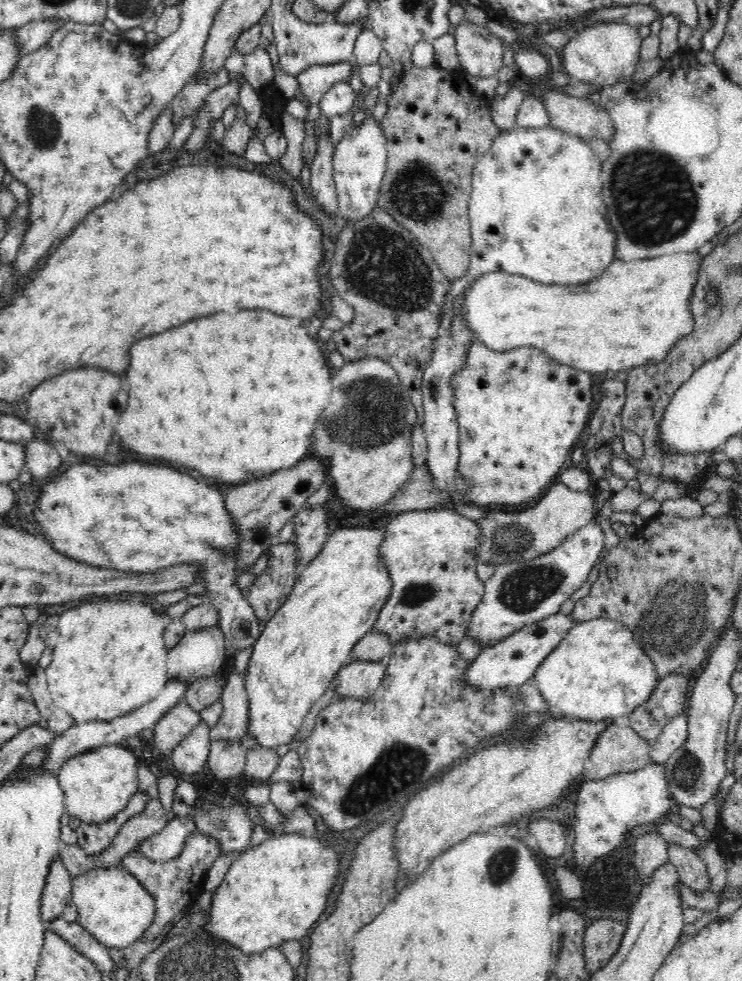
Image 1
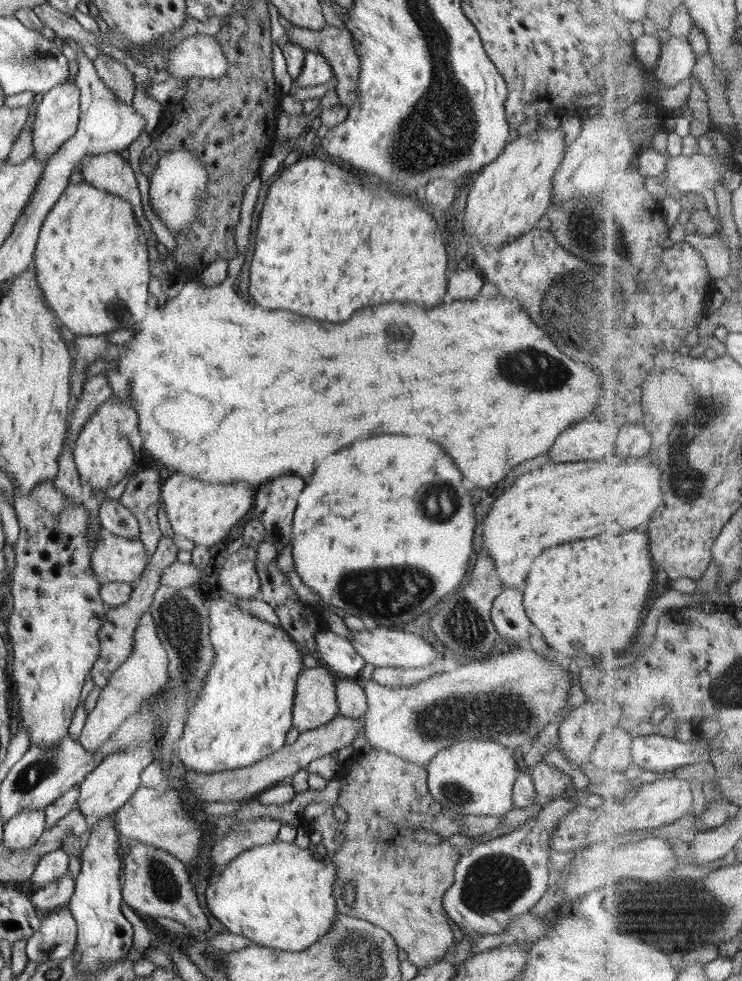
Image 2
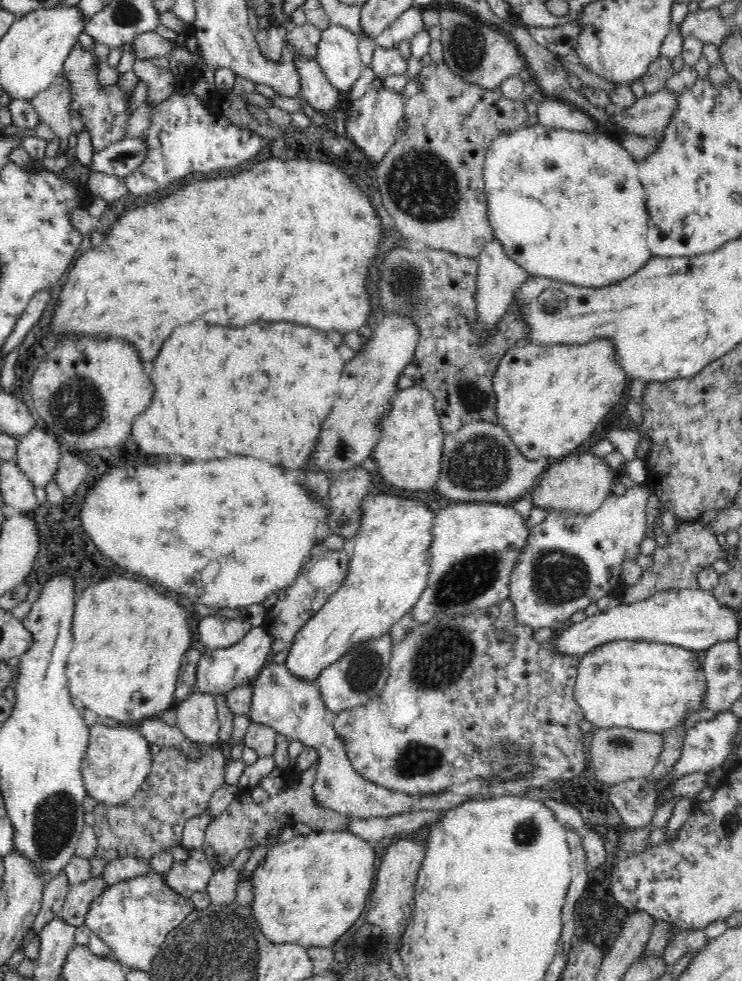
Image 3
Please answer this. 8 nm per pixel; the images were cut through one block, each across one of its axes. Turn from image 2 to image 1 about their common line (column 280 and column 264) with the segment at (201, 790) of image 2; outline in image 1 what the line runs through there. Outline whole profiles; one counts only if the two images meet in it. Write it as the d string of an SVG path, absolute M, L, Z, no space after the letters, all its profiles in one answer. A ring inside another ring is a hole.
M256 747L246 750L245 768L242 778L255 784L265 784L276 768L280 758L275 749Z

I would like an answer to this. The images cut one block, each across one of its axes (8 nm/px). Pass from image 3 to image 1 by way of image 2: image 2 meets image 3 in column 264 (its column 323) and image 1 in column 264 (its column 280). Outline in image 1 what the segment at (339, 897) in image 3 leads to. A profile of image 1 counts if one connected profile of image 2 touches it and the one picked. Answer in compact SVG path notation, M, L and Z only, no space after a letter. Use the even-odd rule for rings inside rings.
M287 832L273 834L272 838L268 838L268 840L262 842L259 846L244 851L234 860L224 878L224 881L218 886L214 892L214 896L212 896L212 906L208 908L208 920L206 920L206 924L202 927L204 927L204 931L210 933L213 938L218 938L220 941L234 946L243 954L263 953L263 951L267 949L277 949L288 940L301 941L302 938L308 934L308 930L310 930L310 928L320 920L320 916L324 914L332 890L340 884L338 878L340 878L340 856L338 856L336 850L328 848L326 844L322 844L318 837L306 838L306 836L302 836L299 833Z

